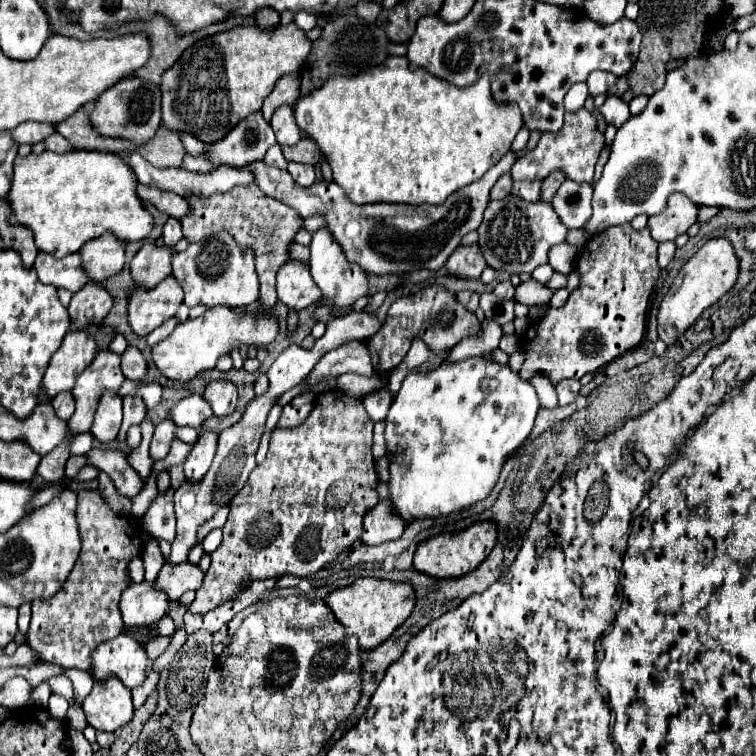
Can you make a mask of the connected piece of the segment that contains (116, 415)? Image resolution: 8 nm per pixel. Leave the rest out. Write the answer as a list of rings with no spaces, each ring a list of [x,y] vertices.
[[[104,392],[100,398],[100,406],[94,416],[94,424],[90,432],[102,442],[108,444],[118,436],[122,424],[122,396]]]

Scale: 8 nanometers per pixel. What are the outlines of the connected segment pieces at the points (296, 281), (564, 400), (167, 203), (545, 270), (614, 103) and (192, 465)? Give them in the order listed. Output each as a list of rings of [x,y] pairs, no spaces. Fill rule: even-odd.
[[[292,260],[286,262],[278,274],[278,300],[284,302],[292,310],[302,310],[320,298],[320,290],[312,282],[312,274],[308,270],[308,262]]]
[[[560,380],[556,386],[556,394],[558,394],[558,404],[570,404],[576,400],[580,392],[580,382],[578,380]]]
[[[138,186],[138,190],[140,190],[140,196],[144,198],[144,202],[152,202],[160,212],[166,212],[168,216],[184,218],[192,210],[188,200],[182,196],[176,196],[174,192],[164,192],[164,190],[148,188],[148,186]]]
[[[544,264],[538,266],[534,272],[532,272],[532,278],[536,280],[536,282],[540,282],[542,286],[546,286],[548,282],[550,282],[550,278],[552,278],[552,274],[554,274],[554,270],[550,267],[549,264]]]
[[[608,96],[602,108],[598,108],[598,114],[606,120],[606,124],[612,124],[616,128],[620,128],[630,118],[628,104],[622,102],[622,98],[618,96]]]
[[[204,430],[200,434],[194,448],[184,458],[184,474],[188,482],[200,482],[200,478],[204,478],[216,454],[216,442],[218,442],[218,432]]]

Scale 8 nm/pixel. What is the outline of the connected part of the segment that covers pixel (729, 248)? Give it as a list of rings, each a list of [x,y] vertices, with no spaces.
[[[720,236],[720,238],[712,238],[708,240],[680,270],[680,274],[676,276],[670,292],[666,294],[666,298],[660,304],[658,310],[658,336],[664,344],[672,344],[674,340],[678,340],[678,336],[682,336],[696,320],[698,316],[710,308],[712,304],[716,304],[738,280],[738,272],[740,272],[740,260],[734,252],[734,246],[728,238]]]

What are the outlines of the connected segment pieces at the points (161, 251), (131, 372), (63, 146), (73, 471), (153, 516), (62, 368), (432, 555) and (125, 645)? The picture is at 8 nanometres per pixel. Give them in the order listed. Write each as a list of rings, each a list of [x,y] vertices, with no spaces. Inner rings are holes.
[[[144,244],[130,264],[132,280],[136,286],[154,288],[166,276],[170,276],[170,248]]]
[[[128,346],[126,352],[122,354],[124,358],[124,374],[130,380],[142,380],[148,374],[148,362],[144,354],[136,346]]]
[[[50,134],[46,140],[44,140],[44,146],[46,146],[46,150],[50,150],[50,152],[58,152],[58,154],[64,154],[64,152],[70,152],[72,150],[72,146],[68,146],[66,142],[64,142],[64,138],[60,138],[60,134]]]
[[[88,456],[70,458],[70,460],[66,462],[66,476],[68,476],[68,478],[74,478],[82,466],[88,466]]]
[[[172,492],[166,496],[158,496],[150,510],[144,516],[144,528],[154,536],[156,540],[172,542],[176,536],[176,518],[174,518],[174,504],[172,504]]]
[[[70,330],[64,336],[62,346],[52,356],[42,386],[52,396],[56,396],[58,392],[70,392],[76,378],[82,374],[82,370],[86,370],[92,364],[96,354],[98,344],[92,336],[86,336],[80,330]]]
[[[492,520],[474,522],[472,526],[468,526],[464,530],[456,530],[452,534],[444,532],[440,536],[420,542],[420,546],[416,548],[416,554],[414,554],[414,568],[428,576],[434,576],[434,578],[464,576],[464,574],[472,572],[480,562],[484,562],[484,558],[488,558],[488,554],[496,546],[496,540],[498,540],[498,528],[496,528],[496,522],[492,522]]]
[[[118,634],[116,638],[100,644],[92,654],[94,680],[118,676],[130,690],[144,682],[148,664],[150,658],[146,648],[128,634]]]

